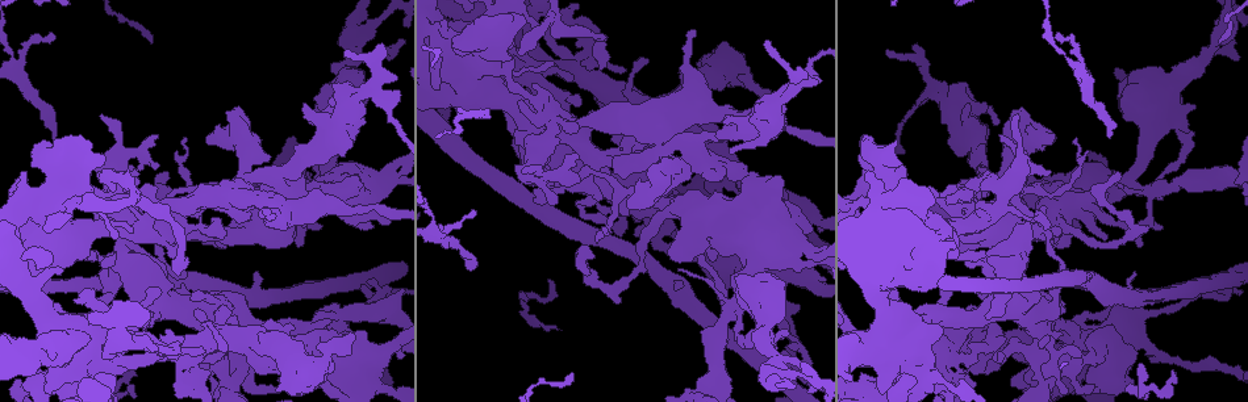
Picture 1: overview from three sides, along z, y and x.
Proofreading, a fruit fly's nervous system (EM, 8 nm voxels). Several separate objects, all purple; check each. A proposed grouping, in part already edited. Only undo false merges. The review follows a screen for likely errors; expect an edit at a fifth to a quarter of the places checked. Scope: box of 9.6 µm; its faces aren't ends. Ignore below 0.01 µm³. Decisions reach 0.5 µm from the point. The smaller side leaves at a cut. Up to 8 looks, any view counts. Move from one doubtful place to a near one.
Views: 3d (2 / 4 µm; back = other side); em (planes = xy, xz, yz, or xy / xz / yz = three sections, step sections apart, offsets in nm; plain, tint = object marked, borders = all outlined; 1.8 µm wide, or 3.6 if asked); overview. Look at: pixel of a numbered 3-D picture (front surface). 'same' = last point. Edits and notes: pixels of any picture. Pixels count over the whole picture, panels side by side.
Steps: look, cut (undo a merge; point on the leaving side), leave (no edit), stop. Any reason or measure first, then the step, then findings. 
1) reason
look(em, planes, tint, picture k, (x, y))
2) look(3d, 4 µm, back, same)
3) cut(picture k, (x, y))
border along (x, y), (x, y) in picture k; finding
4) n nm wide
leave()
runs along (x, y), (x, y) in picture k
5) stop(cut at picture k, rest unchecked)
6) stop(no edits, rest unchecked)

thick turns thin
look(3d, 4 µm, picture 1, (436, 236))

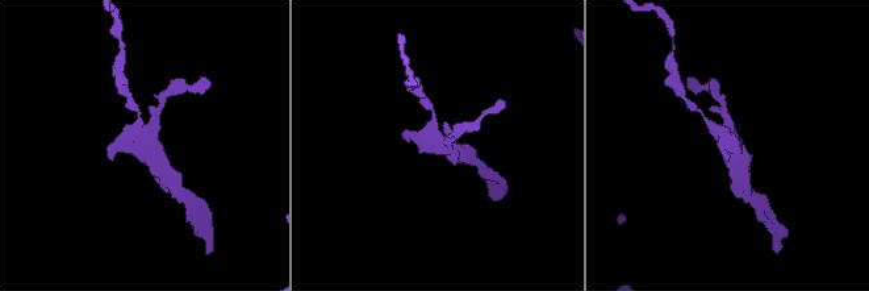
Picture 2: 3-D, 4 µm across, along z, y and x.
3 arms
look(em, planes, tint, picture 2, (730, 143))

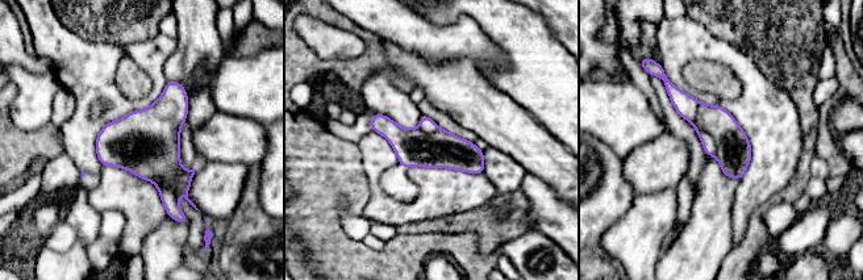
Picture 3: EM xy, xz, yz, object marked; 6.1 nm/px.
260 nm wide
cut(picture 3, (686, 105))
border along (699, 103), (697, 122), (716, 157) in picture 3; a second neuron is stuck on

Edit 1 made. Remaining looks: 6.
touches itself
look(em, 3.6 µm, xz, step 16, tint, picture 1, (900, 360))

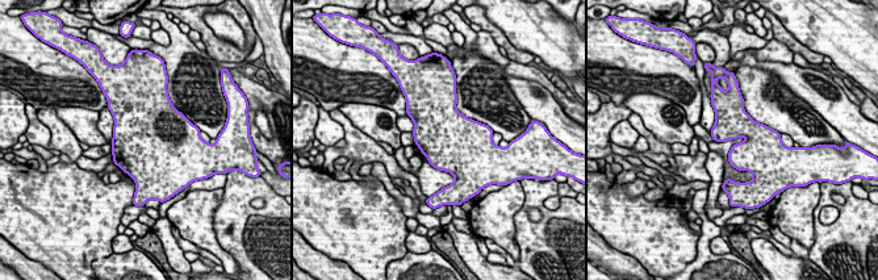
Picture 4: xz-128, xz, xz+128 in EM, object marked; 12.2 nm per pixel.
look(em, 3.6 µm, planes, tint, same)

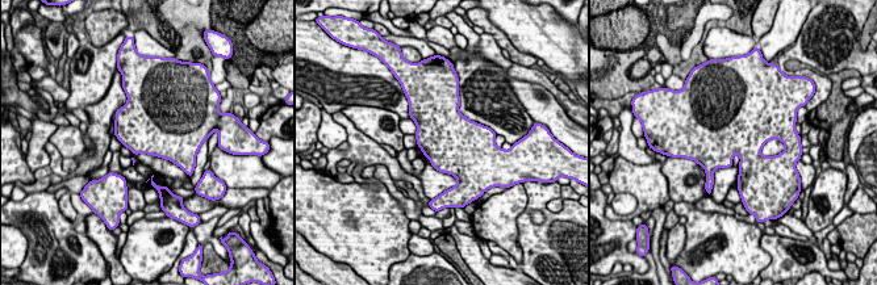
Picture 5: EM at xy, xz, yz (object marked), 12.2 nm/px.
550 nm wide
leave()
continuous, no second neuron

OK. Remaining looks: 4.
look(overview)

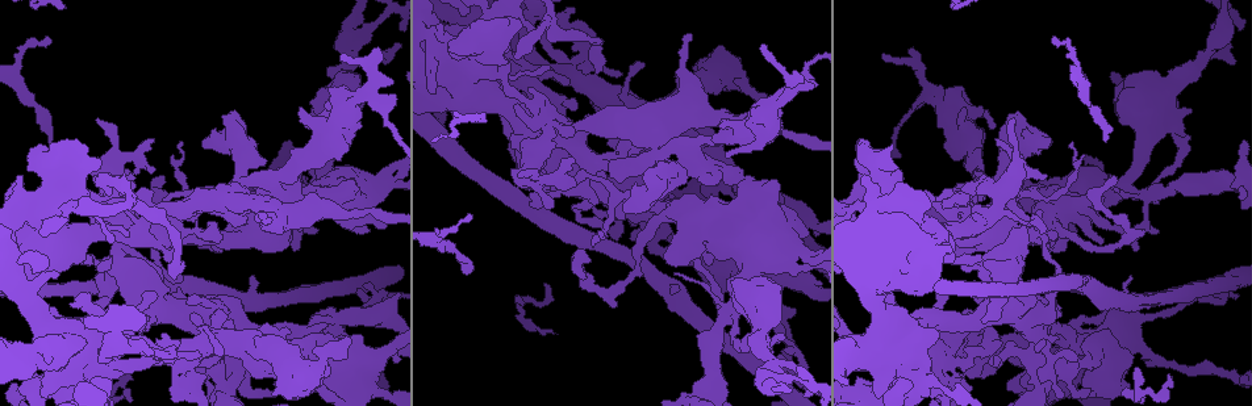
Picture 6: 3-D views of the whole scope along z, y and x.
sharp bend
look(em, planes, tint, picture 6, (1002, 351))

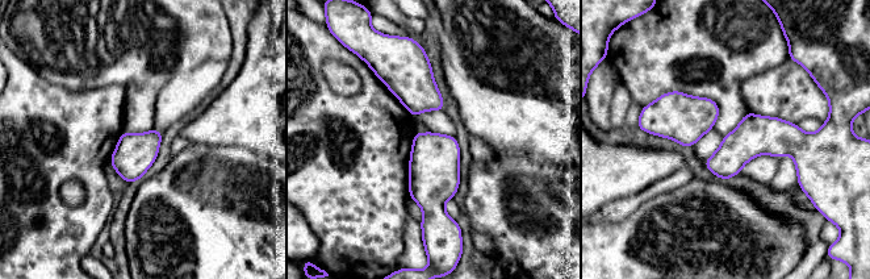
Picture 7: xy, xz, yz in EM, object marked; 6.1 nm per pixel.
240 nm wide
leave()
all the same neuron

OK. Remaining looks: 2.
look(em, 3.6 µm, yz, step 4, tint, picture 6, (1114, 329))

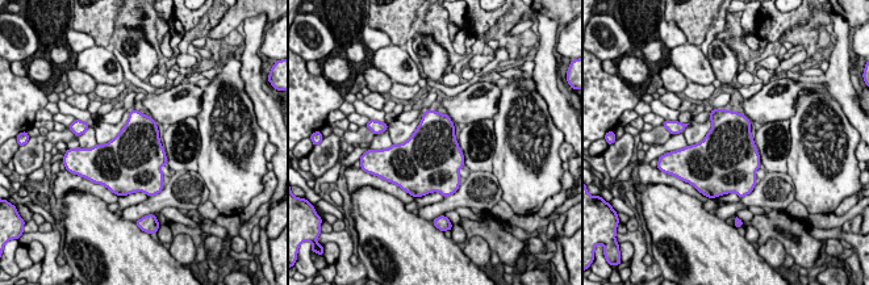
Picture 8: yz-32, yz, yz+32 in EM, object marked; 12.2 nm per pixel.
leave()
all the same neuron

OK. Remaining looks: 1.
stop(cut at picture 3, rest unchecked)

